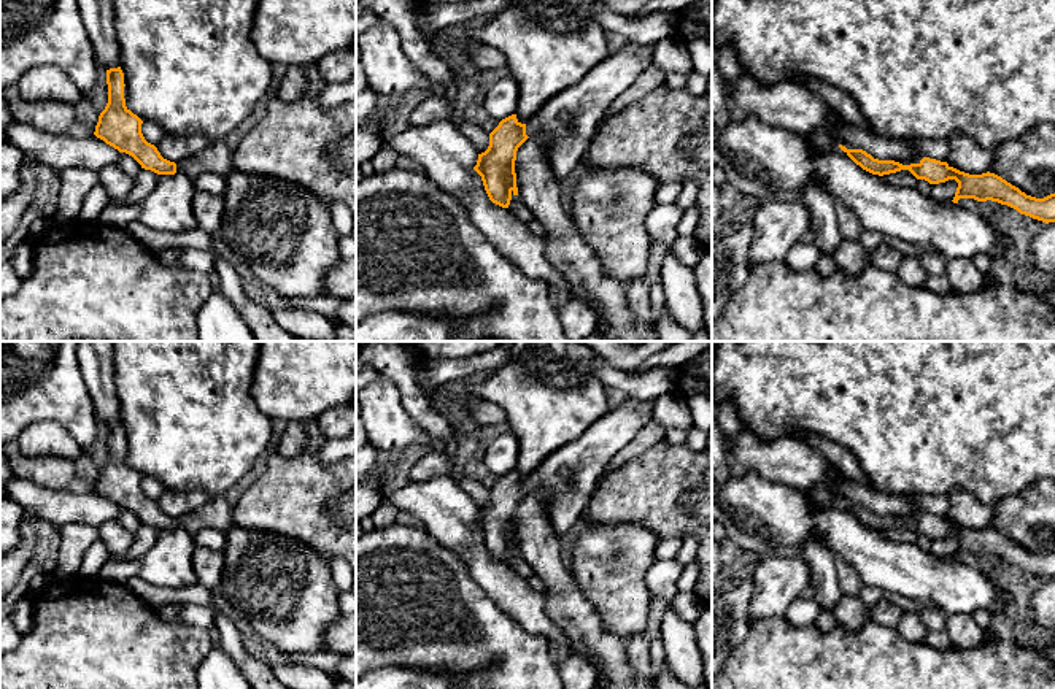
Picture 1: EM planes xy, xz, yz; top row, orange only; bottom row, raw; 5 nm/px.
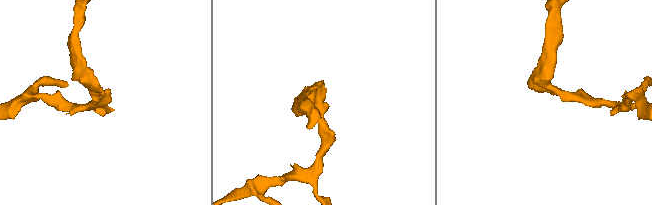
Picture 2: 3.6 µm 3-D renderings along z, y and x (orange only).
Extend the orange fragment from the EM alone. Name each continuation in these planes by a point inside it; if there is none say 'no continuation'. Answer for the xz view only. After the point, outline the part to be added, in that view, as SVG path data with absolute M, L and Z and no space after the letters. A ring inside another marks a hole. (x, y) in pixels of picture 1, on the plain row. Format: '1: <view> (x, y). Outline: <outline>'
1: xz (572, 473). Outline: M624 397L580 438L545 459L526 479L526 491L553 491L548 514L553 530L564 535L585 516L599 478L613 456L653 418L655 400Z

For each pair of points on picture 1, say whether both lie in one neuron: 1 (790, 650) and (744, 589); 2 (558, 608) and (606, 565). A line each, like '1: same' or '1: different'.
1: different
2: different

